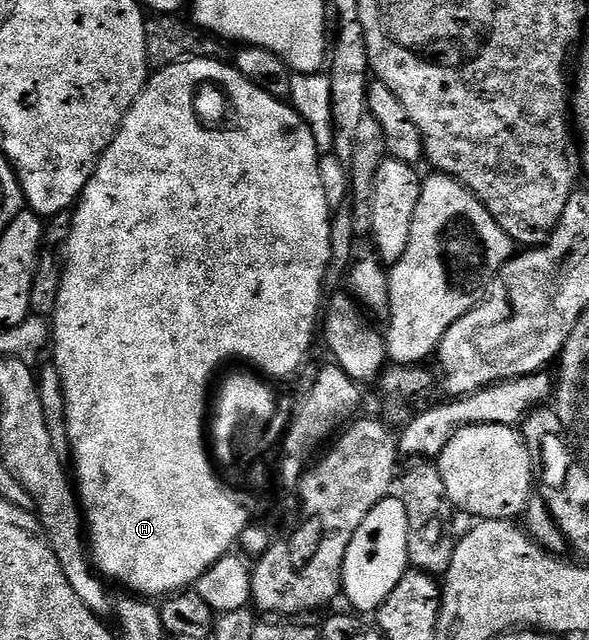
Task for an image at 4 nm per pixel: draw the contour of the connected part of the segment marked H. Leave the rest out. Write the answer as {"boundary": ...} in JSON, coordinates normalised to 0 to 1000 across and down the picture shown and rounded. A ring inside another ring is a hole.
{"boundary":[[[329,88],[321,94],[295,97],[289,103],[275,108],[263,108],[248,123],[248,136],[231,150],[224,169],[211,181],[211,188],[202,194],[200,203],[194,208],[192,219],[183,225],[183,231],[170,244],[170,250],[160,264],[160,273],[153,277],[151,288],[139,295],[139,306],[124,323],[122,333],[126,348],[119,358],[119,367],[109,386],[112,409],[105,416],[105,442],[102,444],[102,463],[95,469],[95,481],[88,492],[88,547],[92,544],[92,559],[88,569],[98,577],[98,586],[109,606],[109,625],[112,627],[112,661],[115,663],[115,681],[119,683],[119,708],[122,711],[122,734],[132,739],[132,753],[129,747],[129,772],[136,780],[136,795],[143,805],[143,822],[149,830],[149,866],[163,886],[165,895],[175,905],[188,911],[202,909],[202,917],[226,925],[236,931],[261,931],[255,928],[275,928],[273,931],[294,931],[317,919],[328,917],[343,897],[353,894],[363,881],[375,872],[389,867],[399,858],[406,845],[409,831],[416,827],[411,817],[411,789],[404,772],[387,769],[377,772],[370,766],[370,753],[357,747],[357,733],[350,728],[350,716],[343,716],[343,695],[336,691],[336,653],[351,647],[351,641],[343,630],[343,603],[350,603],[350,584],[363,578],[363,566],[370,559],[385,559],[394,550],[407,550],[409,559],[424,559],[424,566],[438,566],[438,572],[447,572],[450,578],[458,578],[458,584],[482,584],[484,578],[508,577],[509,569],[520,559],[520,552],[526,547],[526,533],[533,528],[533,502],[542,502],[543,484],[540,491],[540,477],[547,472],[550,461],[550,442],[553,438],[553,420],[560,411],[560,342],[564,339],[564,325],[557,313],[550,313],[550,294],[543,294],[543,256],[542,238],[537,231],[537,219],[530,219],[530,206],[523,194],[499,173],[499,167],[487,163],[480,155],[465,153],[457,144],[424,128],[407,111],[397,108],[396,102],[368,97],[363,91],[346,91],[348,88]]]}

